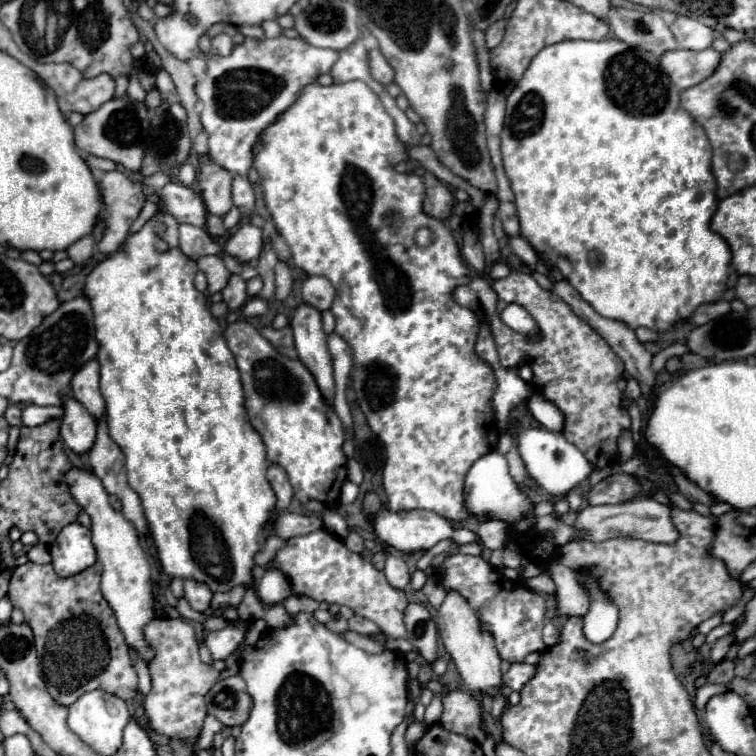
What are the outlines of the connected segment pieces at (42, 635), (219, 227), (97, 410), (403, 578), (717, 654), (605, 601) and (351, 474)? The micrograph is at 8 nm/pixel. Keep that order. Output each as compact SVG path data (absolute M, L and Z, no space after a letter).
M25 563L13 571L13 577L9 583L7 597L15 607L23 611L25 621L33 629L35 647L37 647L47 689L53 695L53 699L65 707L73 705L83 693L89 693L95 689L113 693L123 701L129 701L137 695L137 673L129 659L129 647L125 645L125 637L117 627L113 609L109 607L109 603L103 599L99 591L99 583L101 583L101 563L95 563L93 567L67 579L59 577L51 565Z
M209 215L207 217L207 223L205 223L205 229L211 237L221 237L225 233L225 227L223 227L223 219L221 217L215 217L215 215Z
M87 361L73 377L71 381L71 389L77 401L81 401L85 405L85 409L99 419L105 411L105 401L103 395L99 391L99 361Z
M387 555L387 563L385 563L383 571L385 571L387 581L395 589L403 589L405 585L409 585L409 569L407 569L407 563L401 557Z
M725 635L725 637L721 637L721 639L713 645L713 649L711 649L711 661L713 661L713 663L719 663L719 661L727 655L733 639L735 639L733 635Z
M579 573L579 581L589 589L591 607L583 617L583 633L593 643L607 641L617 629L617 607L609 601L609 597L601 591L599 583L589 573Z
M350 459L347 463L347 478L349 481L360 485L363 478L363 465L355 459Z

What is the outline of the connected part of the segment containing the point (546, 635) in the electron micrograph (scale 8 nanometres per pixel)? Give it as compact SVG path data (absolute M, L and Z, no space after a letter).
M547 623L545 629L543 629L543 641L547 647L555 645L559 641L559 629L553 625L553 623Z

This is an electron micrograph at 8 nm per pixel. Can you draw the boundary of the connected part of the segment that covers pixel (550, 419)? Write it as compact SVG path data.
M533 393L529 397L529 411L533 417L549 431L561 431L563 429L563 417L557 405L553 405L549 399L541 397L541 393Z

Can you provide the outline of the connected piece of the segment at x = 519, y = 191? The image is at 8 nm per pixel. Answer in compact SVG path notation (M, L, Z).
M619 39L603 41L561 41L541 49L531 61L529 69L507 97L505 125L501 131L501 155L505 173L515 193L517 215L523 237L531 247L557 267L565 279L581 293L581 297L595 307L595 311L609 319L619 319L631 329L649 327L653 331L665 331L673 323L685 321L699 305L717 301L723 295L727 283L727 269L731 263L731 249L727 241L709 229L709 221L717 209L715 177L711 173L711 145L705 131L679 101L681 91L669 81L653 53L633 49Z

